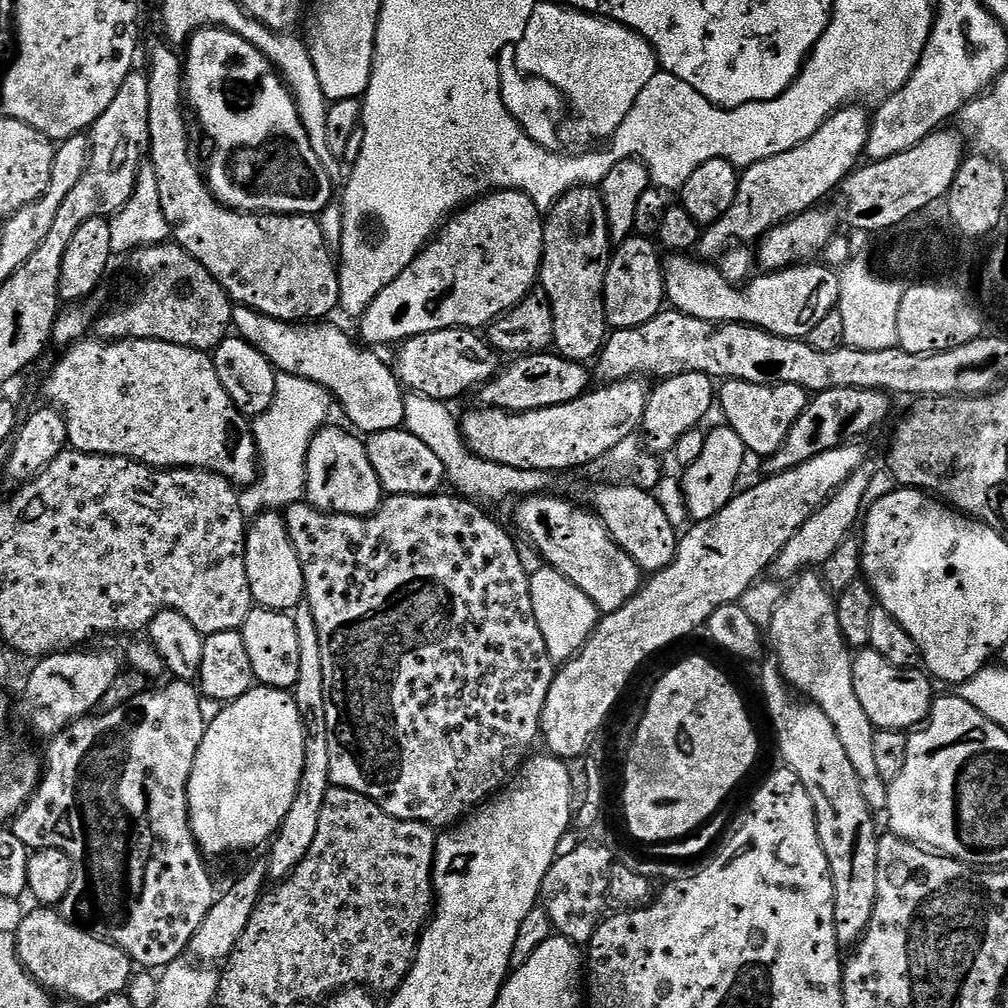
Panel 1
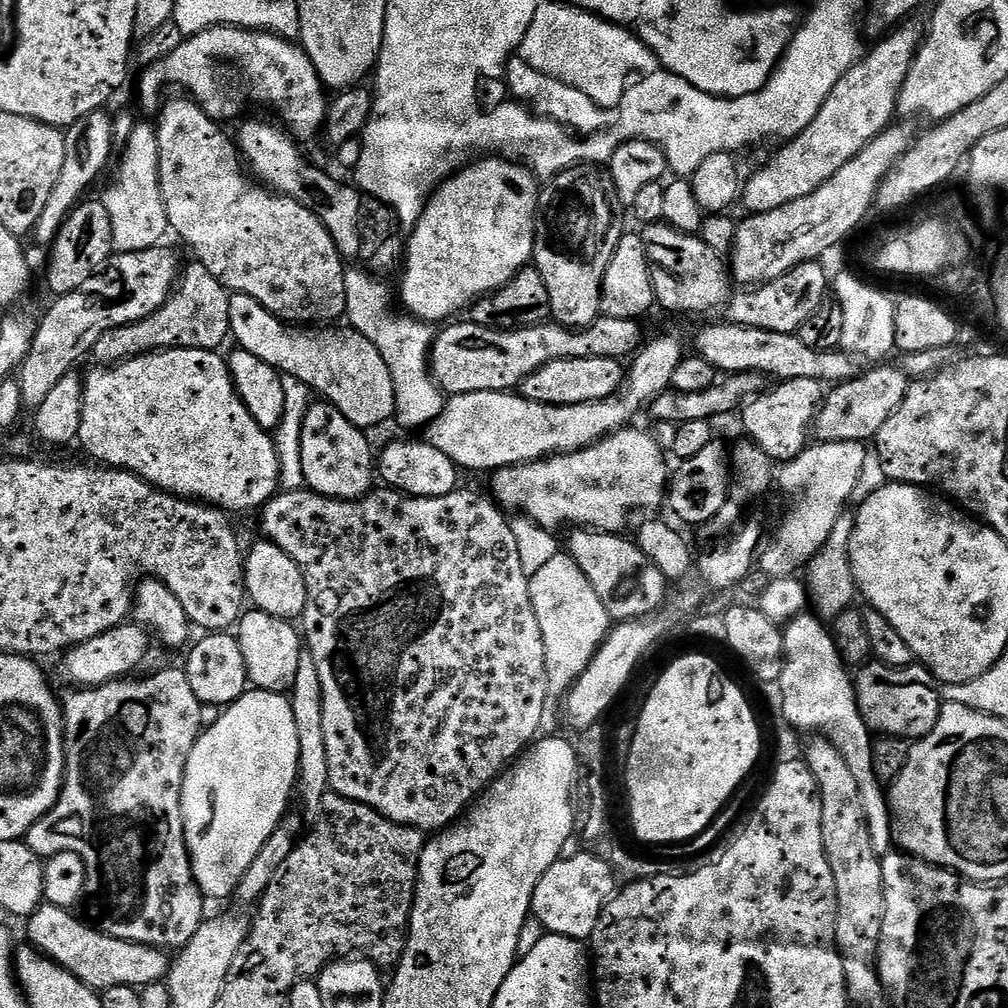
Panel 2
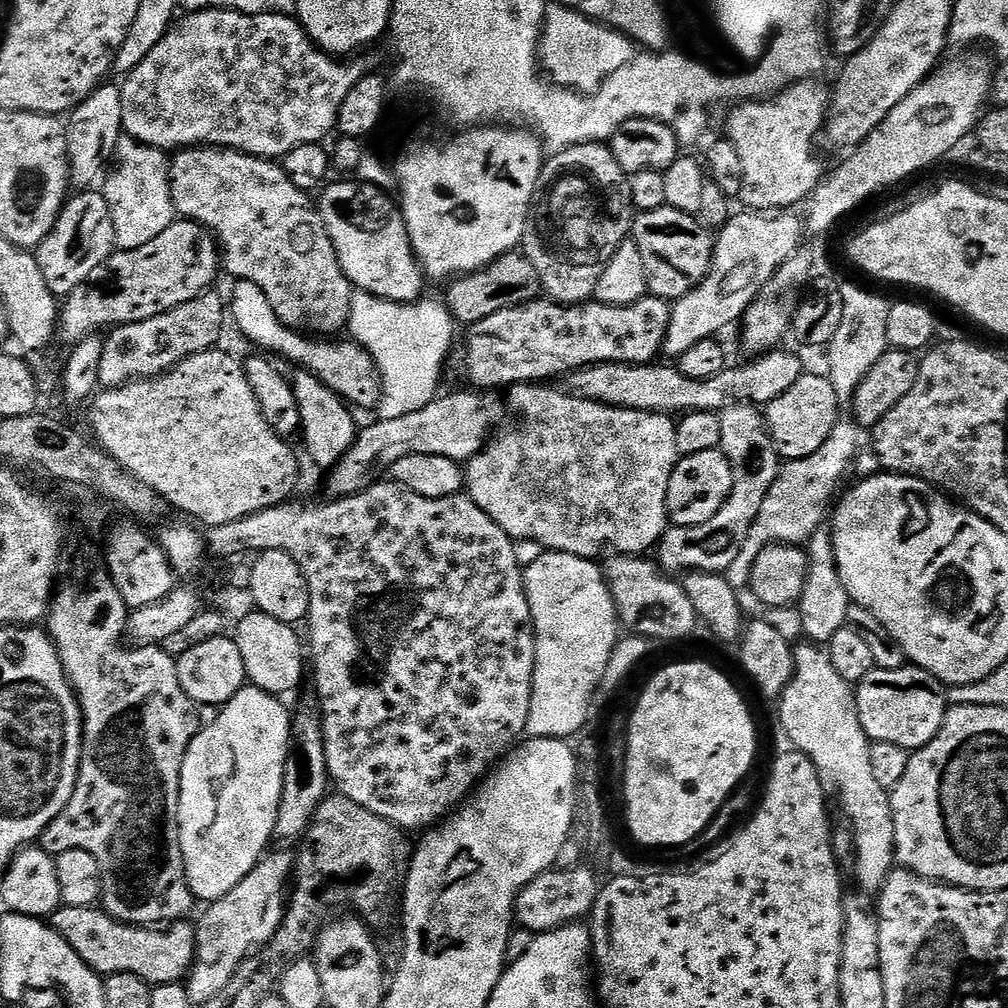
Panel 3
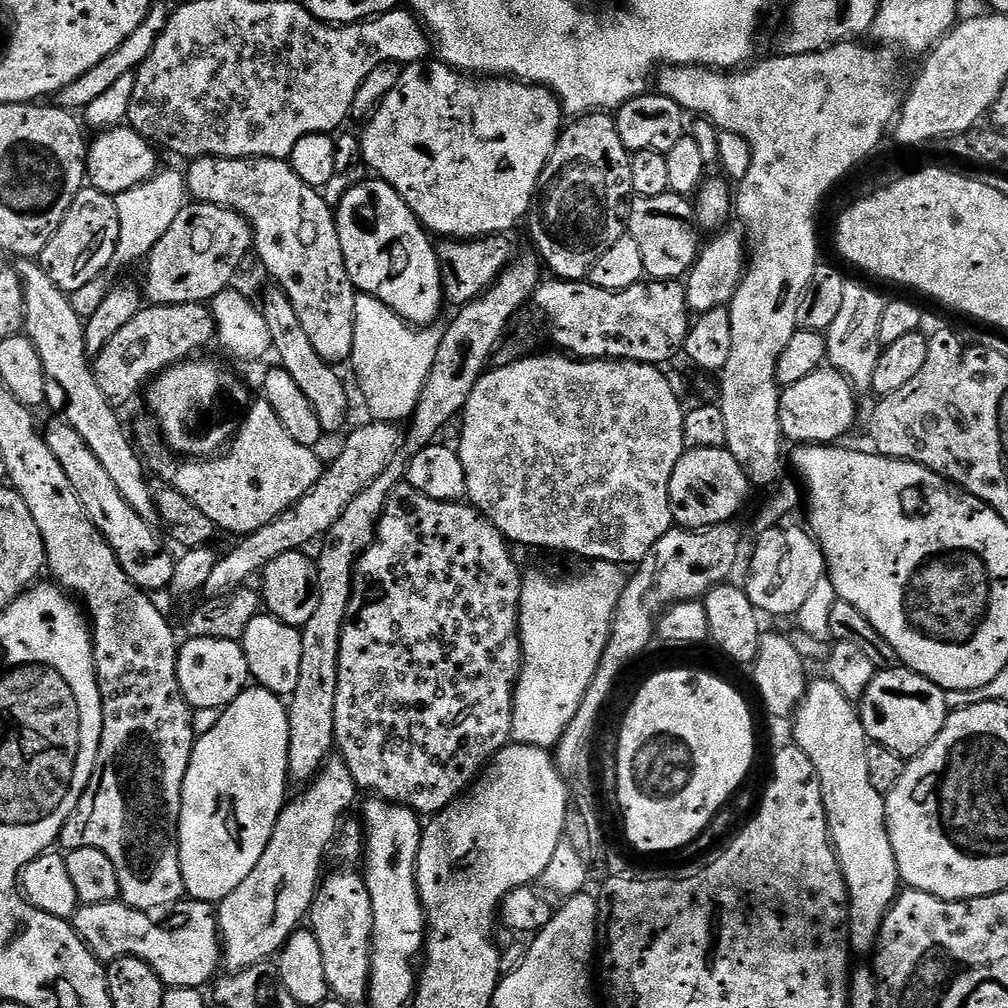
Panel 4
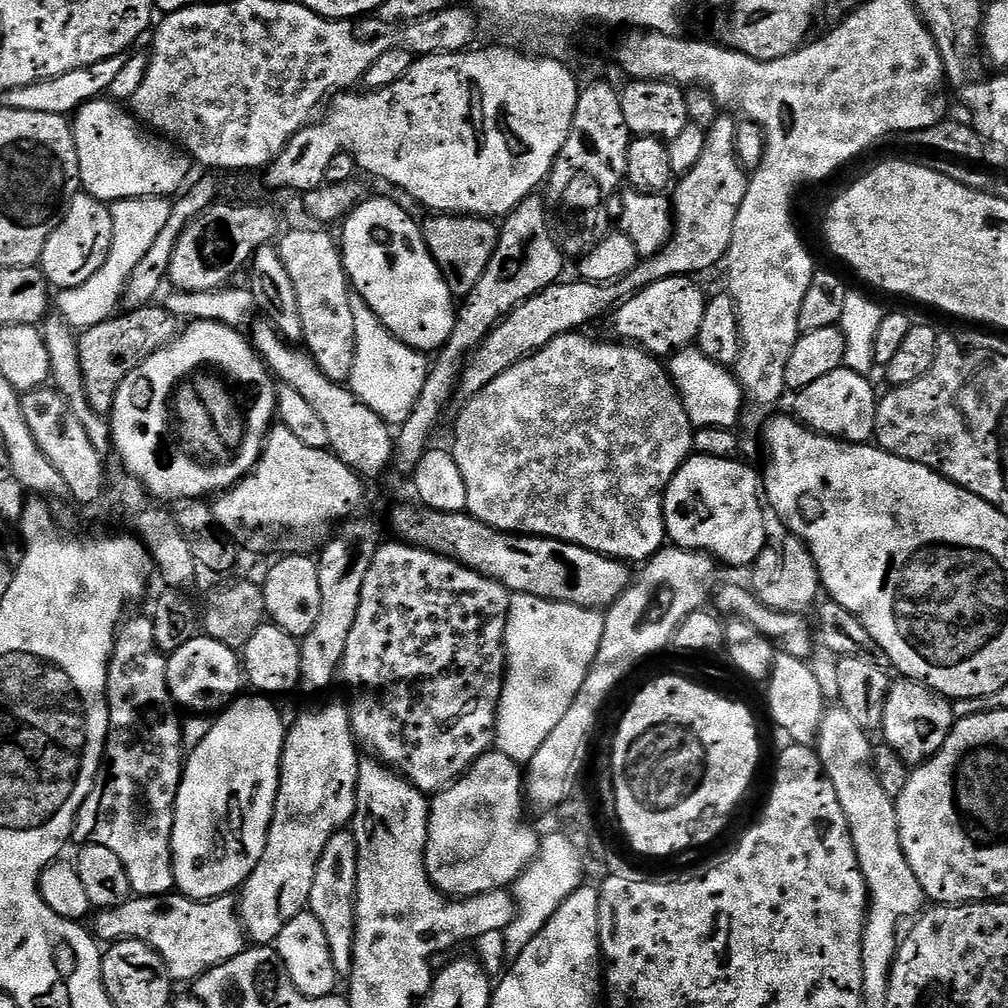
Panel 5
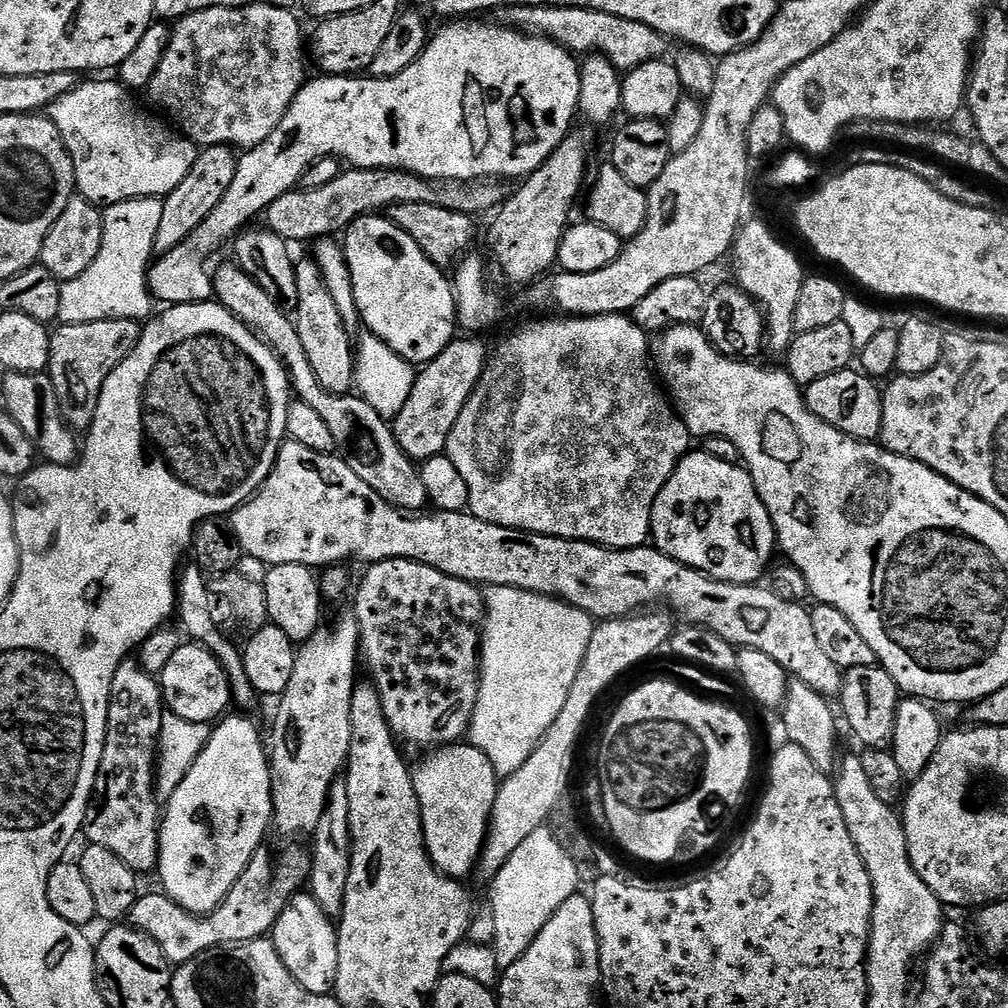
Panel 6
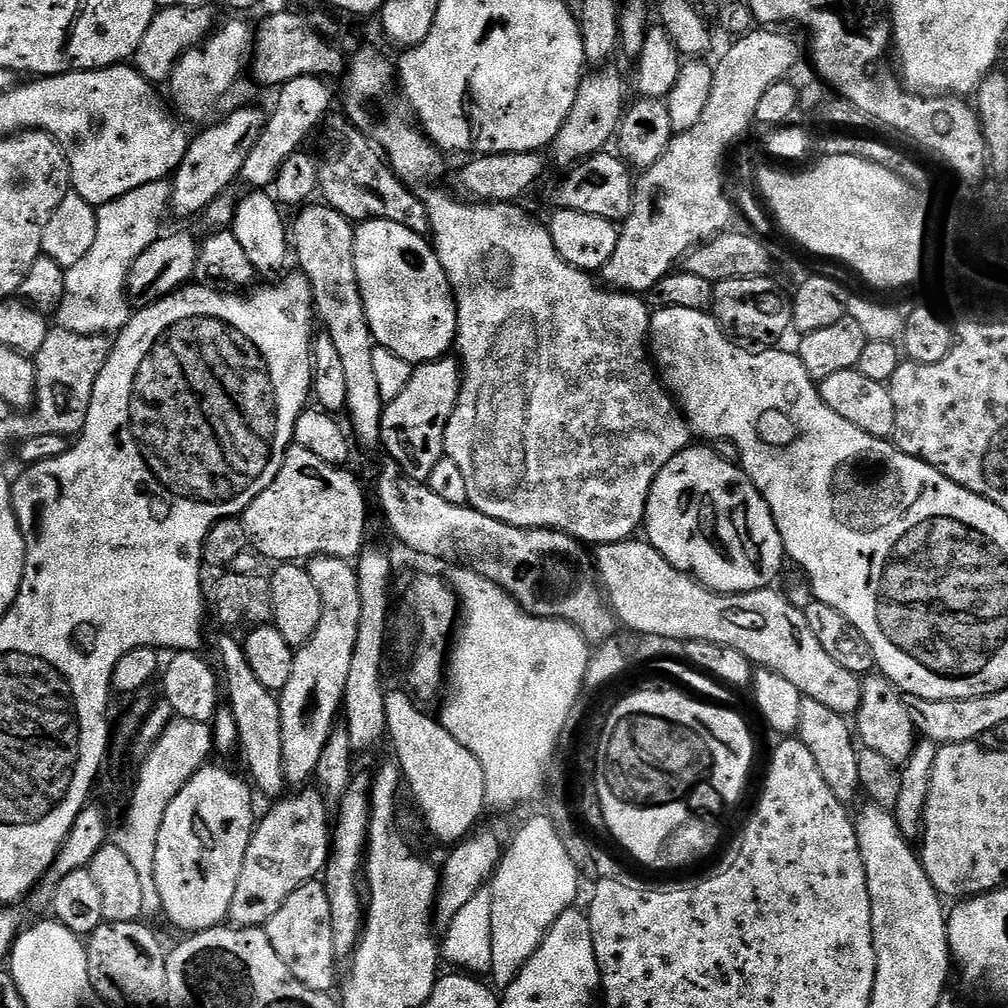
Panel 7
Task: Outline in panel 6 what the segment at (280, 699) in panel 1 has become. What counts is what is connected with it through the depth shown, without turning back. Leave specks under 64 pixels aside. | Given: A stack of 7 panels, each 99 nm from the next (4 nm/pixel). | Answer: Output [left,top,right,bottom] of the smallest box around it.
[158,714,274,914]

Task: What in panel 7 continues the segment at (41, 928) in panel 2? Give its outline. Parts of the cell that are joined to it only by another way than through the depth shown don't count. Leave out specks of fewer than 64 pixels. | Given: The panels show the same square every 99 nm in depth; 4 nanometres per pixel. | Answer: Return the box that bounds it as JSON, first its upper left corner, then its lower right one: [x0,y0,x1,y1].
[228,786,334,928]

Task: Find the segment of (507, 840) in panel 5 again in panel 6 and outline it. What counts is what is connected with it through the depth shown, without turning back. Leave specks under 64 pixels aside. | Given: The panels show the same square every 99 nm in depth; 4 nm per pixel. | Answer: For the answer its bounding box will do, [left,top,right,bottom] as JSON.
[412,742,498,878]

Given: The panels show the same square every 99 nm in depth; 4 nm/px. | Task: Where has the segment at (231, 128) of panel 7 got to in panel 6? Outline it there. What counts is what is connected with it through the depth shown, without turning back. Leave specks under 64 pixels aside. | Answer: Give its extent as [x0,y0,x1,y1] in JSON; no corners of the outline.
[153,144,237,256]

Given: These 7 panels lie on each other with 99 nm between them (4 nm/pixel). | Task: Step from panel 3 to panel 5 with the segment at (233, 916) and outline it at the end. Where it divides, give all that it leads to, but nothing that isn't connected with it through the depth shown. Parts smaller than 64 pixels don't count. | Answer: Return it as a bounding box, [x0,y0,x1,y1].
[238,703,361,945]

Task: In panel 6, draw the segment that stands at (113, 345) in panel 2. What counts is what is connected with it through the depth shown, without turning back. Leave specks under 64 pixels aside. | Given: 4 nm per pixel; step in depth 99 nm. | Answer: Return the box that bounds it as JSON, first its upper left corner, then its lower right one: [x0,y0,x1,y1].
[46,318,142,434]

